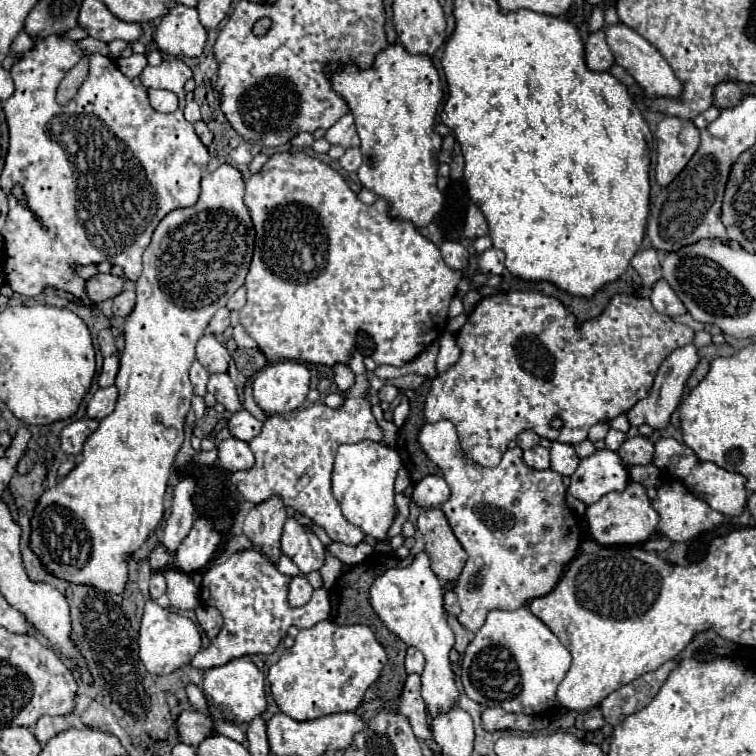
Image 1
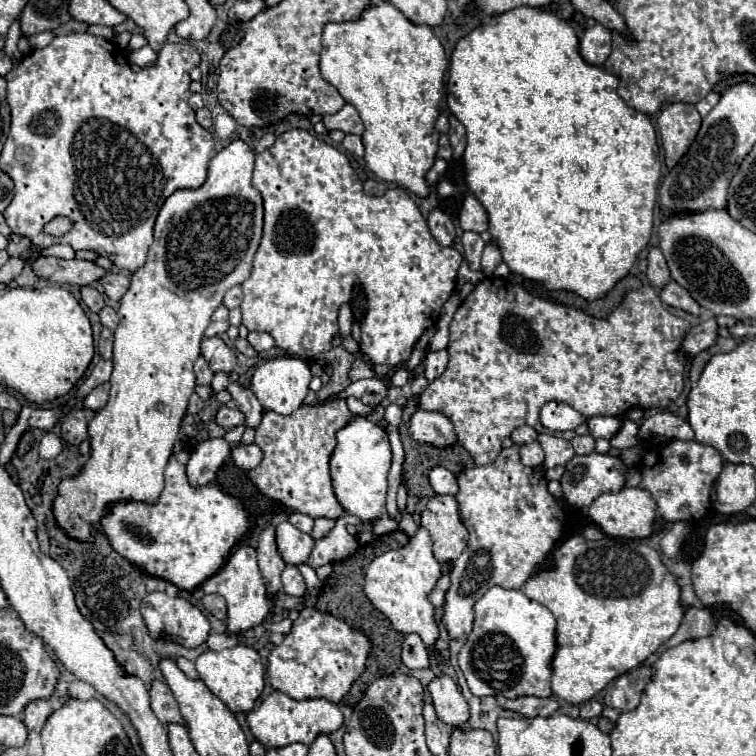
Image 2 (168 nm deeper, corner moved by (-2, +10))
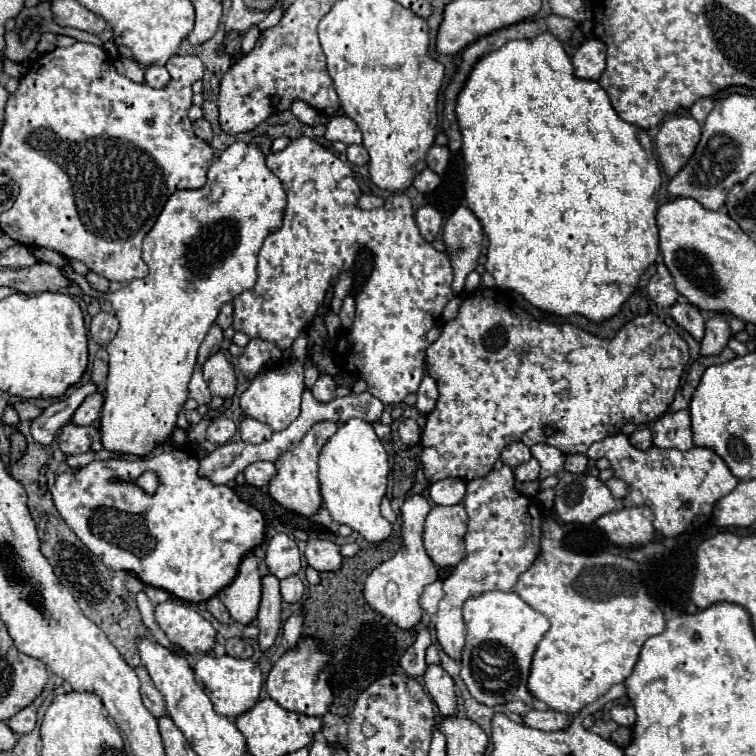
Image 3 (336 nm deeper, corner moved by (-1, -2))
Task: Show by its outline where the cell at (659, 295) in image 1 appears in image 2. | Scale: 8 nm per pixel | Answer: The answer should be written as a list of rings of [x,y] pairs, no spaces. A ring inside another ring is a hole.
[[[674,280],[662,290],[660,298],[662,298],[664,304],[668,304],[672,308],[680,308],[680,310],[684,310],[688,314],[694,314],[694,316],[700,314],[700,306],[696,304],[696,300],[688,294],[686,288],[682,288],[680,284],[676,284]]]

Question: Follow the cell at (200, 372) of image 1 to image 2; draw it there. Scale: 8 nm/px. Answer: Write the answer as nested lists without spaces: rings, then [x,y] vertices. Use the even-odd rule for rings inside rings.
[[[200,356],[198,360],[196,360],[196,364],[194,364],[194,372],[196,372],[196,384],[210,384],[212,382],[212,370],[208,368],[208,364],[206,364],[206,360]]]

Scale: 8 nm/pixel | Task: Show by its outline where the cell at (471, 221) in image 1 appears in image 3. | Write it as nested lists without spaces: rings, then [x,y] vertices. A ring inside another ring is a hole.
[[[459,206],[451,214],[451,218],[443,228],[443,242],[447,246],[447,254],[455,270],[455,280],[453,280],[455,298],[443,310],[443,320],[449,322],[457,316],[457,310],[461,306],[459,294],[463,292],[467,274],[473,272],[479,264],[481,244],[483,244],[483,226],[467,206]]]

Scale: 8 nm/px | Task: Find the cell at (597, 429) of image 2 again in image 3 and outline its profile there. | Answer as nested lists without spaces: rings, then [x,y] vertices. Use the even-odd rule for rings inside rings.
[[[625,434],[607,436],[601,442],[591,444],[589,458],[607,458],[615,476],[625,480],[631,488],[623,506],[647,506],[655,514],[655,530],[665,536],[679,536],[685,530],[695,530],[709,522],[713,504],[723,498],[739,482],[727,464],[709,448],[691,448],[691,450],[661,450],[651,446],[649,450],[637,450],[629,444]]]

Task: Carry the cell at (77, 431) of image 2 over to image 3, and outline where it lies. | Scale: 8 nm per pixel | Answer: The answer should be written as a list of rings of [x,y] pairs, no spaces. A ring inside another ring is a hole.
[[[73,422],[65,424],[59,434],[59,450],[67,456],[73,454],[85,454],[91,448],[91,442],[97,434],[95,426],[77,426]]]

